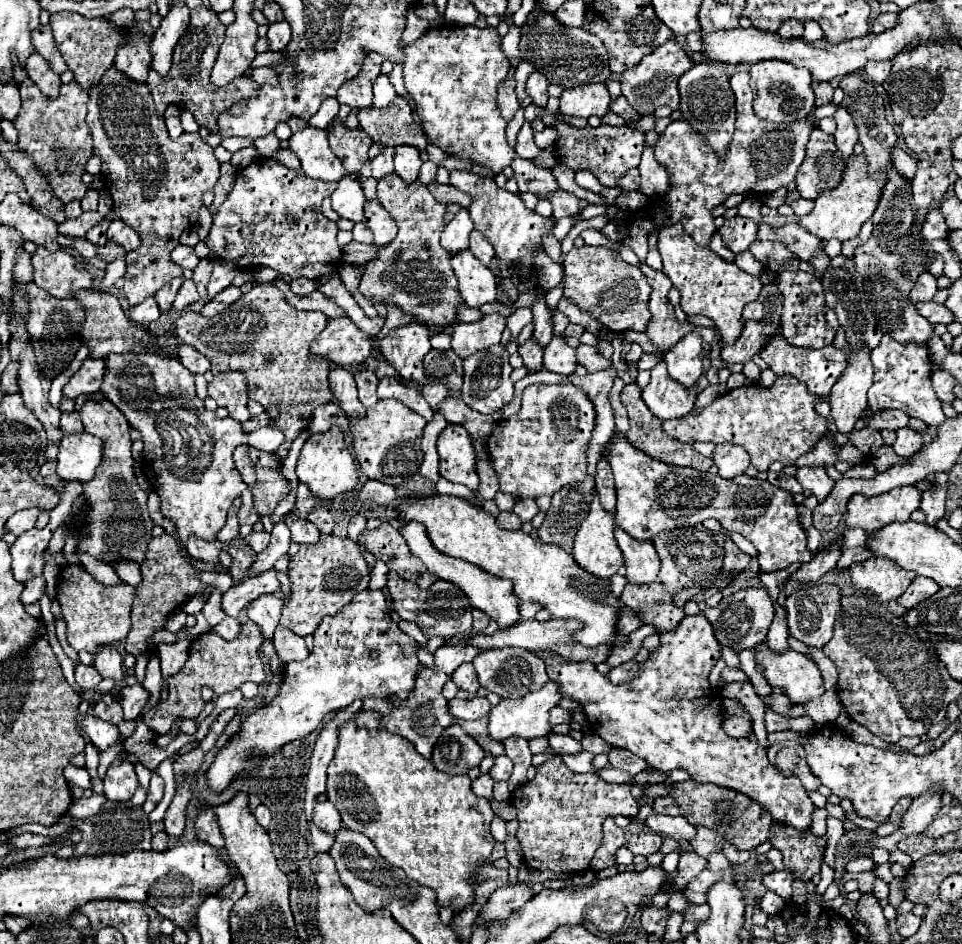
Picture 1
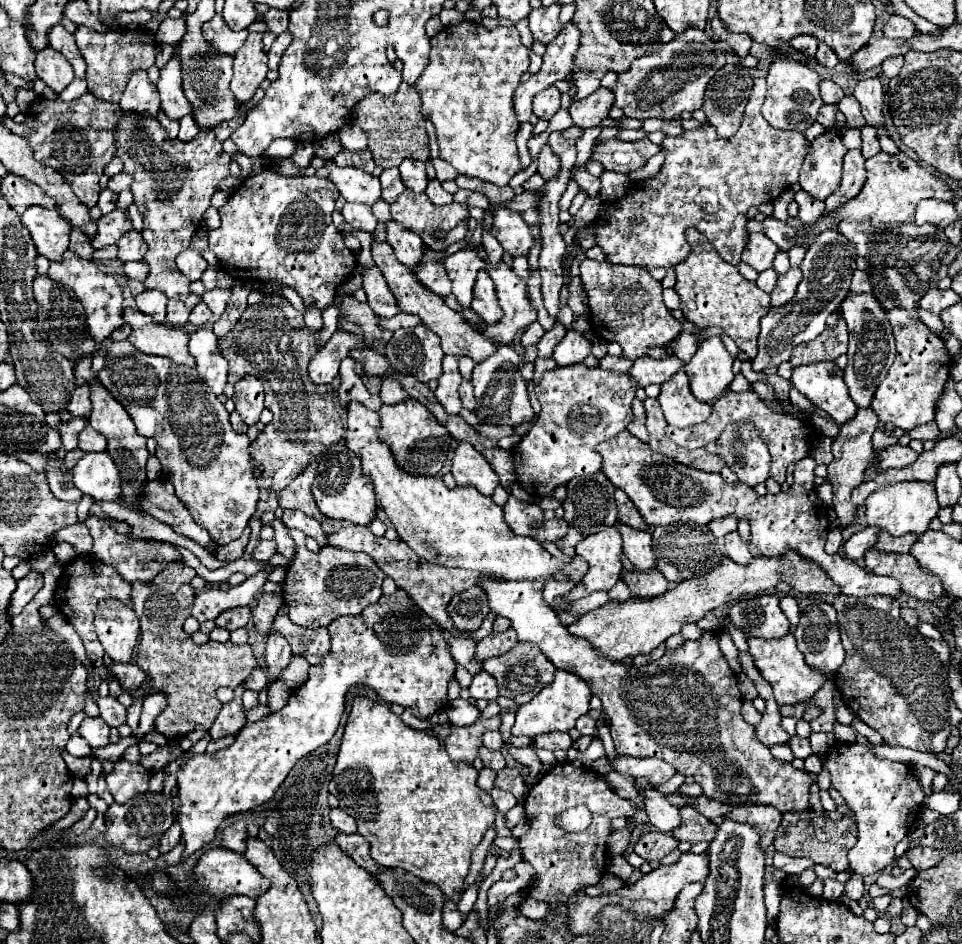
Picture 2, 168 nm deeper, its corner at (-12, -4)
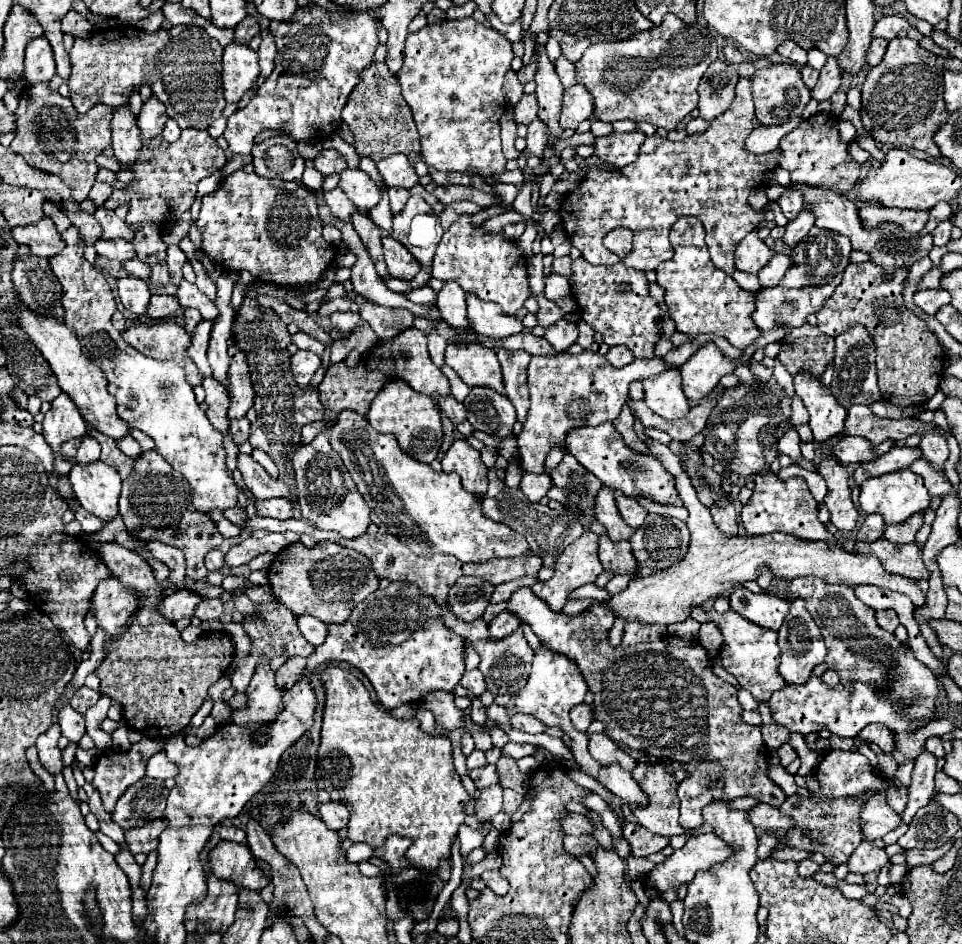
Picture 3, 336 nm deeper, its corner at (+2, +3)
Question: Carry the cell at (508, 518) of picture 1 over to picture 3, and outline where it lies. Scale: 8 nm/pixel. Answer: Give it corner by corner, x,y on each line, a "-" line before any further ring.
506,486
498,496
484,498
482,500
482,512
490,520
502,522
502,524
510,526
512,530
520,532
528,540
530,550
544,560
546,568
554,568
554,562
560,556
560,552
584,532
582,524
578,522
578,518
574,514
564,512
564,510
550,510
548,506
542,506
538,502
530,502
520,488
508,488

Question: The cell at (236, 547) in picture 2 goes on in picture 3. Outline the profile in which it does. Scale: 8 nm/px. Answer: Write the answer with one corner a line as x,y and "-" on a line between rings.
228,542
228,544
224,544
222,548
210,550
210,552
206,554
206,568
208,568
208,572
222,570
222,568
226,566
226,562
224,562
224,556
226,556
226,550
228,550
232,544
234,544
234,542

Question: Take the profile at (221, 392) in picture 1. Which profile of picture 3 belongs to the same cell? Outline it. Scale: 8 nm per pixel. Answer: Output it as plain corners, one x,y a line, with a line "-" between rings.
230,344
228,356
230,356
230,384
226,386
230,394
228,418
234,420
234,418
242,418
248,412
248,408
252,408
254,390
252,390
250,372
244,354
234,344

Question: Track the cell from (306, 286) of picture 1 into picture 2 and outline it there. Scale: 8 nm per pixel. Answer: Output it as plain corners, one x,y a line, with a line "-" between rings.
306,307
306,315
304,315
304,321
306,321
306,329
308,331
320,331
322,329
322,315
320,311
316,311
316,307

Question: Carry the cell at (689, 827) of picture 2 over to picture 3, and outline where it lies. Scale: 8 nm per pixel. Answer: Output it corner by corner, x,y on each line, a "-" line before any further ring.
638,760
638,768
632,772
634,780
642,786
642,790
648,794
648,806
630,806
632,808
632,814
636,816
638,824
648,828
650,832
654,834
660,834
660,836
674,836
674,834
686,834
686,830
680,826
678,822
678,814
680,814
680,802
678,802
678,796
676,796
676,788
678,788
678,782
674,780
674,776
662,766
654,766
650,762
644,762
644,760

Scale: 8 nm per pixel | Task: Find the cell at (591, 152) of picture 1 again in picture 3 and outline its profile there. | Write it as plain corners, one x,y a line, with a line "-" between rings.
624,132
624,134
610,134
610,136
596,138
594,140
596,156
604,162
624,168
638,158
644,138
646,134
642,132

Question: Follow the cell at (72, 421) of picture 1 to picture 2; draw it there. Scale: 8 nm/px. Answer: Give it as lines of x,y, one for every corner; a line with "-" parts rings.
88,425
88,427
84,427
84,431
80,433
80,445
78,445
78,447
80,447
82,451
86,451
86,453
106,451
106,437

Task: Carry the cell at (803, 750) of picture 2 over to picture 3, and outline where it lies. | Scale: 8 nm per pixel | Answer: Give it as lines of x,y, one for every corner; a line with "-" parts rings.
782,744
782,746
778,748
778,756
780,756
780,764
786,768
798,754
796,754
796,750
794,750
790,744

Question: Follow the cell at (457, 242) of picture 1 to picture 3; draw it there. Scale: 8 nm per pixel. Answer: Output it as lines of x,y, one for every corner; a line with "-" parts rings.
444,280
442,290
438,292
440,318
454,328
470,328
466,318
466,292
454,284
454,280

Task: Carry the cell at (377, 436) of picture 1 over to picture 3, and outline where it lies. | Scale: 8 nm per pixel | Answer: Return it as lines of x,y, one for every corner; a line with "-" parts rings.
392,380
390,384
386,384
386,388
382,388
382,392
378,392
378,396
374,398
374,404
370,404
366,418
370,426
376,428
376,432
394,434
400,450
412,456
414,460
430,464
436,458
442,444
440,412
430,396
422,396
420,392
414,392
406,382

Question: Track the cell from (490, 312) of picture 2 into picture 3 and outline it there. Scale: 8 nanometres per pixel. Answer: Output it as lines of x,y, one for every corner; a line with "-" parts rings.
468,294
466,304
470,326
478,334
492,338
506,338
510,334
522,332
522,322
518,322
514,316
506,316
498,304
478,300
474,294

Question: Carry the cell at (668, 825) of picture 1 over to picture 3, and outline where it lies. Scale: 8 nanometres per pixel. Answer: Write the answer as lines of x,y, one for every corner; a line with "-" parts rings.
610,764
602,766
598,772
598,782
604,784
610,792
620,796
626,804
636,804
636,806
646,806
648,796
642,792
642,788
636,784
630,772
624,772
620,764

